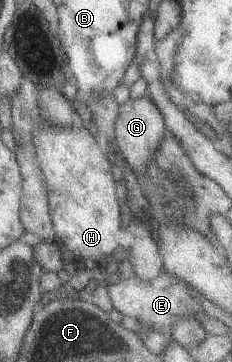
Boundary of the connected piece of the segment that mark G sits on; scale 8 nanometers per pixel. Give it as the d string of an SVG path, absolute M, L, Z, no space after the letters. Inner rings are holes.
M144 95L141 99L128 99L125 103L117 106L117 117L114 121L115 149L121 153L125 163L130 167L129 171L137 179L148 164L148 160L156 153L164 136L163 120L159 115L154 103Z

